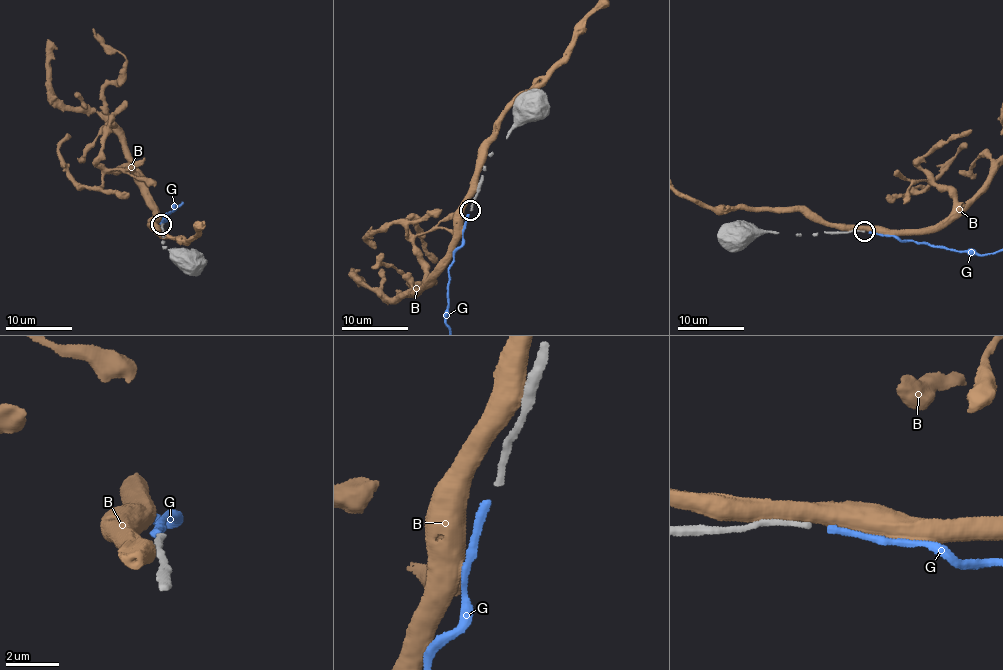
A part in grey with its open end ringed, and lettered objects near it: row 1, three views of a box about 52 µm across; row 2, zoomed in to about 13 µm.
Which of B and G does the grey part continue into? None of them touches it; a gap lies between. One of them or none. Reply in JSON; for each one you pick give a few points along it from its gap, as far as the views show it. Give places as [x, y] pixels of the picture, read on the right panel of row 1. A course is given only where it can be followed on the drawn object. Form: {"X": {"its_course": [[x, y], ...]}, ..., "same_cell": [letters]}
{"same_cell": ["G"]}

